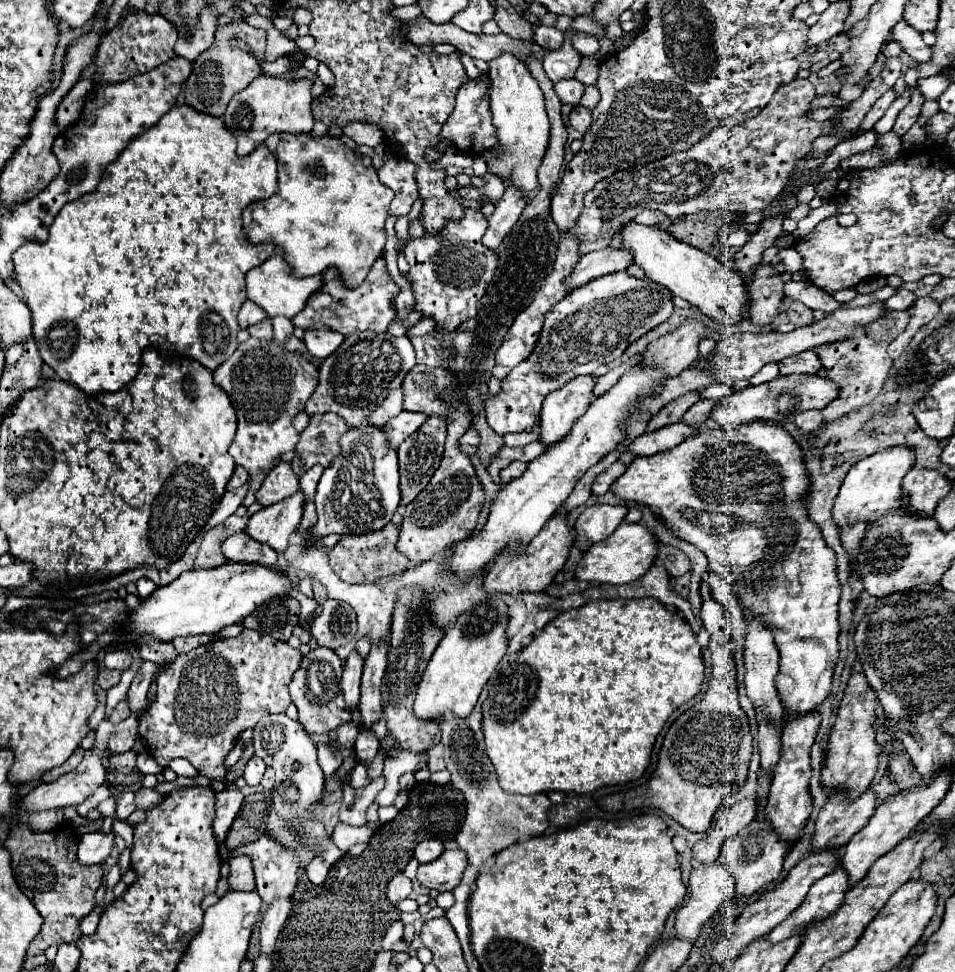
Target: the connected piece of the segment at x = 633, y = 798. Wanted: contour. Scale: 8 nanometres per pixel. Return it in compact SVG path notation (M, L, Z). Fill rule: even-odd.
M704 600L700 618L702 626L710 634L708 648L712 650L712 676L708 680L708 690L700 704L686 710L672 722L672 728L668 728L666 742L660 748L658 764L652 772L652 780L648 780L644 786L610 794L610 804L606 804L608 808L600 808L598 802L592 804L590 794L566 794L564 802L552 806L550 810L550 820L554 826L576 826L594 818L598 812L612 808L620 810L648 806L666 812L690 832L706 832L712 826L714 814L722 802L744 786L748 762L752 756L752 734L746 712L738 704L734 642L730 638L722 606L716 600Z

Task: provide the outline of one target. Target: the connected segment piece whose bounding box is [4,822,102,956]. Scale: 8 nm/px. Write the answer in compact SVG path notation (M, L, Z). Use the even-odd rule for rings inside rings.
M22 822L10 830L4 842L6 850L12 854L12 870L20 890L44 918L42 930L32 940L26 956L44 954L48 946L76 942L82 936L78 928L80 920L94 910L94 894L102 884L102 868L80 866L76 858L76 844L78 836L66 826L52 832L32 832Z

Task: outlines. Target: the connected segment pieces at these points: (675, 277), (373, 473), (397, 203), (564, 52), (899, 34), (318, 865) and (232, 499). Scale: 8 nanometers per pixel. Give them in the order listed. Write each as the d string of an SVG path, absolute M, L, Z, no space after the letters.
M628 222L626 226L622 226L622 230L618 230L618 236L622 240L622 248L632 254L632 264L640 266L646 278L668 288L674 296L688 300L692 306L700 308L706 316L718 320L724 326L734 326L742 320L742 310L748 306L750 300L744 296L744 280L738 272L726 268L706 252L678 242L674 236L660 230L658 226Z
M358 426L346 432L340 440L342 454L322 474L314 496L318 524L314 526L316 536L326 534L368 534L382 530L396 508L400 506L400 482L398 482L398 458L396 450L386 446L382 430L370 426Z
M390 156L386 164L378 170L380 182L394 190L394 200L390 204L390 214L400 216L408 214L410 206L414 204L416 196L416 182L414 182L414 164L406 162L404 158Z
M566 34L566 38L564 38L562 48L560 48L560 50L554 50L552 54L548 52L548 56L544 58L542 64L544 64L544 70L546 70L548 78L550 78L554 84L556 84L558 80L562 80L562 78L572 78L572 76L574 76L574 72L576 72L576 68L578 68L578 64L580 64L580 58L578 58L578 54L574 52L568 34Z
M900 20L894 30L892 30L892 38L894 42L898 42L902 46L902 50L910 56L910 58L916 58L920 62L924 60L930 60L930 48L922 42L920 38L920 32L916 32L906 20Z
M314 858L308 866L306 866L306 876L310 878L312 884L322 884L326 880L326 874L328 874L328 866L320 860L320 858Z
M244 484L244 486L240 486L238 490L226 492L226 494L222 496L222 500L220 500L218 508L216 508L216 510L212 512L212 516L208 518L208 522L206 522L206 526L202 528L202 532L212 530L212 528L214 528L214 526L218 526L220 522L224 522L230 514L234 514L234 512L236 512L236 508L242 504L244 494L246 494L246 484Z

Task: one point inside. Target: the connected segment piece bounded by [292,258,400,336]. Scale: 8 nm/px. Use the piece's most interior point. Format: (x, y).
(369, 307)

